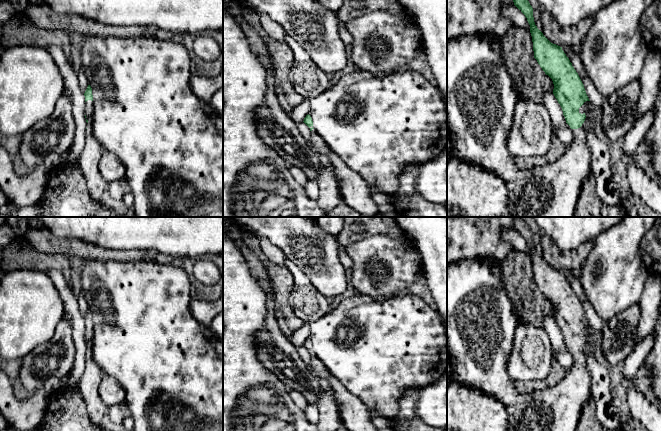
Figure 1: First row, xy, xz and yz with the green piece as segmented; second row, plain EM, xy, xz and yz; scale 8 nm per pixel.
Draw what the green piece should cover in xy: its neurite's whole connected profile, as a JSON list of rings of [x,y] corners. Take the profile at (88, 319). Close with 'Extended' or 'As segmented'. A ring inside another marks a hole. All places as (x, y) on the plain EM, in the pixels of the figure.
[[[88,309],[84,320],[87,352],[85,358],[85,370],[77,384],[77,389],[83,397],[89,414],[89,419],[93,424],[101,426],[102,418],[108,411],[108,406],[104,404],[99,395],[100,383],[105,376],[105,373],[93,360],[92,356],[93,319],[90,309]]]. Extended

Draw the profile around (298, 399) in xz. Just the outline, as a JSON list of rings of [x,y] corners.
[[[290,390],[289,396],[291,397],[293,403],[301,410],[305,410],[308,406],[308,401],[305,399],[305,397],[296,390]]]

